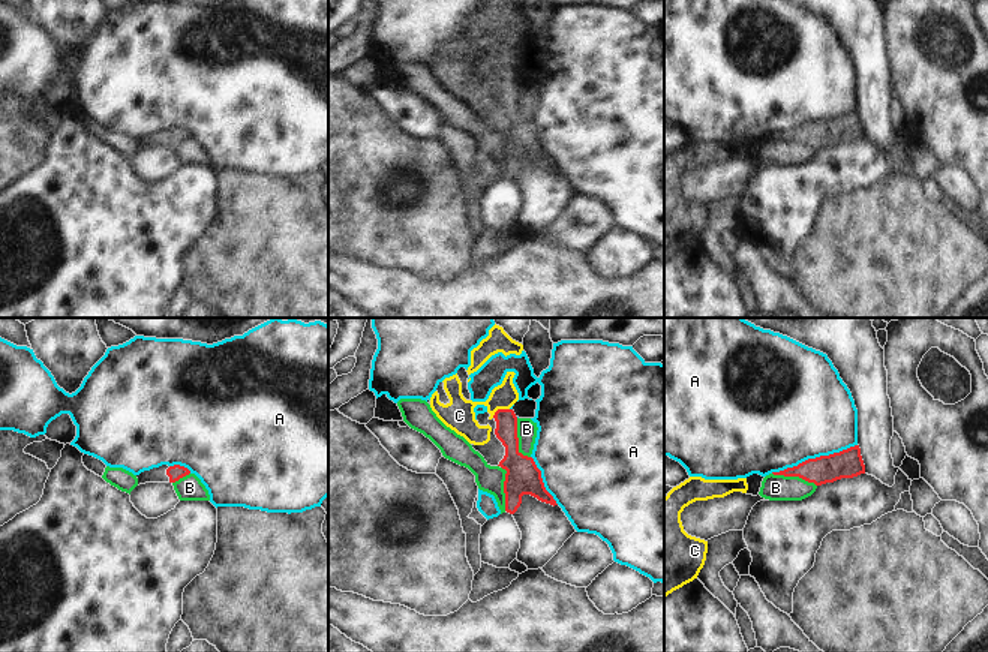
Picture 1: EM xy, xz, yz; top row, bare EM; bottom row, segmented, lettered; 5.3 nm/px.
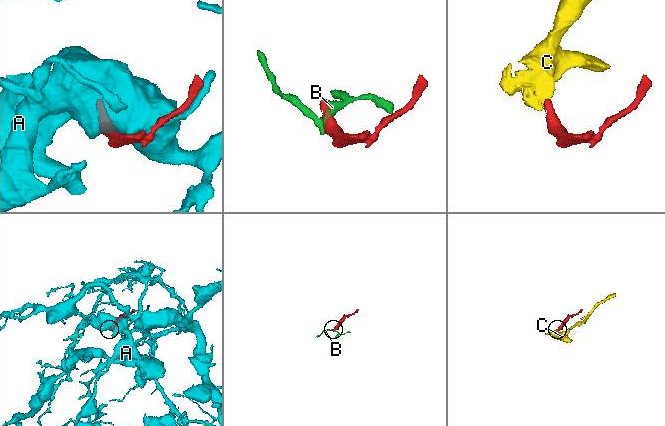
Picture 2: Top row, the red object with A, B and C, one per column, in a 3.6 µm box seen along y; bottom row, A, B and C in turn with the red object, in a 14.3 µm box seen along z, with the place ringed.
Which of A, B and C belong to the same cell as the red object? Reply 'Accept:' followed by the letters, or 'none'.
Accept: C

